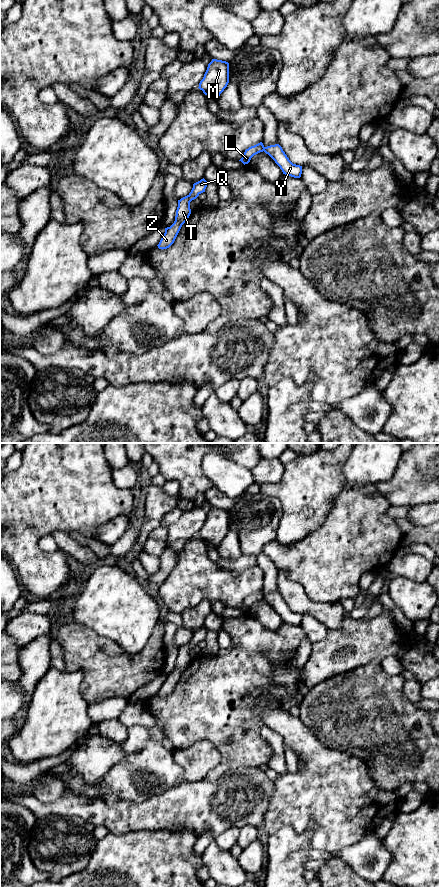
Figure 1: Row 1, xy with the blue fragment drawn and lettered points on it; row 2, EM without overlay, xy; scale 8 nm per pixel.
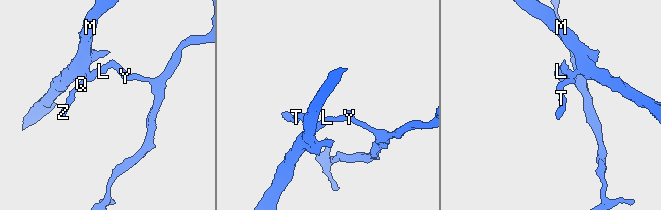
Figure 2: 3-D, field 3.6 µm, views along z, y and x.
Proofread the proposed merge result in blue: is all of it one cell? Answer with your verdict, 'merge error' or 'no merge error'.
merge error

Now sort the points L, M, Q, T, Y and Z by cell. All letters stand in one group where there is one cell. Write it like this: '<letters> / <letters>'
L M Q T Z / Y

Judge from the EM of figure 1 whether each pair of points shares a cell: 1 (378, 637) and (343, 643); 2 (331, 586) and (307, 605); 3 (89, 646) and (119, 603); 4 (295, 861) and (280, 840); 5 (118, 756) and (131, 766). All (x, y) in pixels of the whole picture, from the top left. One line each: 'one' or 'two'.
1: one
2: two
3: two
4: one
5: two

